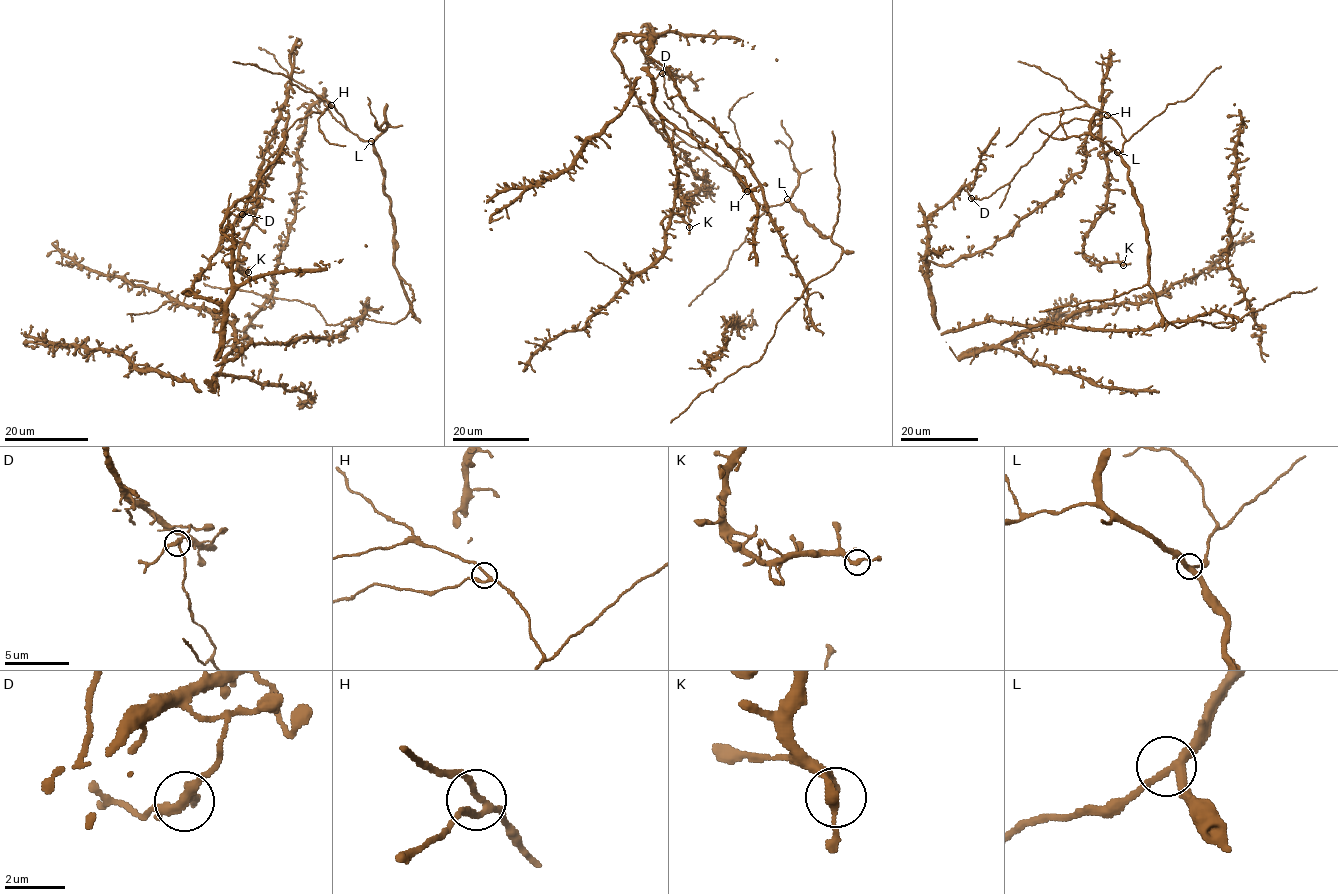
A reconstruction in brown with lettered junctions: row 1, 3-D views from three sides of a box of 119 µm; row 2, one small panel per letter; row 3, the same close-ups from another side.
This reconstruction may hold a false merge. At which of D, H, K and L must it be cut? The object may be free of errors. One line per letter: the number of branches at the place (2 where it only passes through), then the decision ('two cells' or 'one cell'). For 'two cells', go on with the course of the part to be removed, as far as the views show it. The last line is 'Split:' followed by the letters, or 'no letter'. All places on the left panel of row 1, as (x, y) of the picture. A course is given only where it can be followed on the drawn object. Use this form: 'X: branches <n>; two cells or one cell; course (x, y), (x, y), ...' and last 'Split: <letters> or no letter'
D: branches 3; two cells
H: branches 3; one cell
K: branches 3; one cell
L: branches 3; one cell
Split: D

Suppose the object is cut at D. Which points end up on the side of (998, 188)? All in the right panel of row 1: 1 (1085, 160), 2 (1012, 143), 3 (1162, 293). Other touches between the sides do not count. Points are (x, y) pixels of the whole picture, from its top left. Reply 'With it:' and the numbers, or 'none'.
With it: 2

